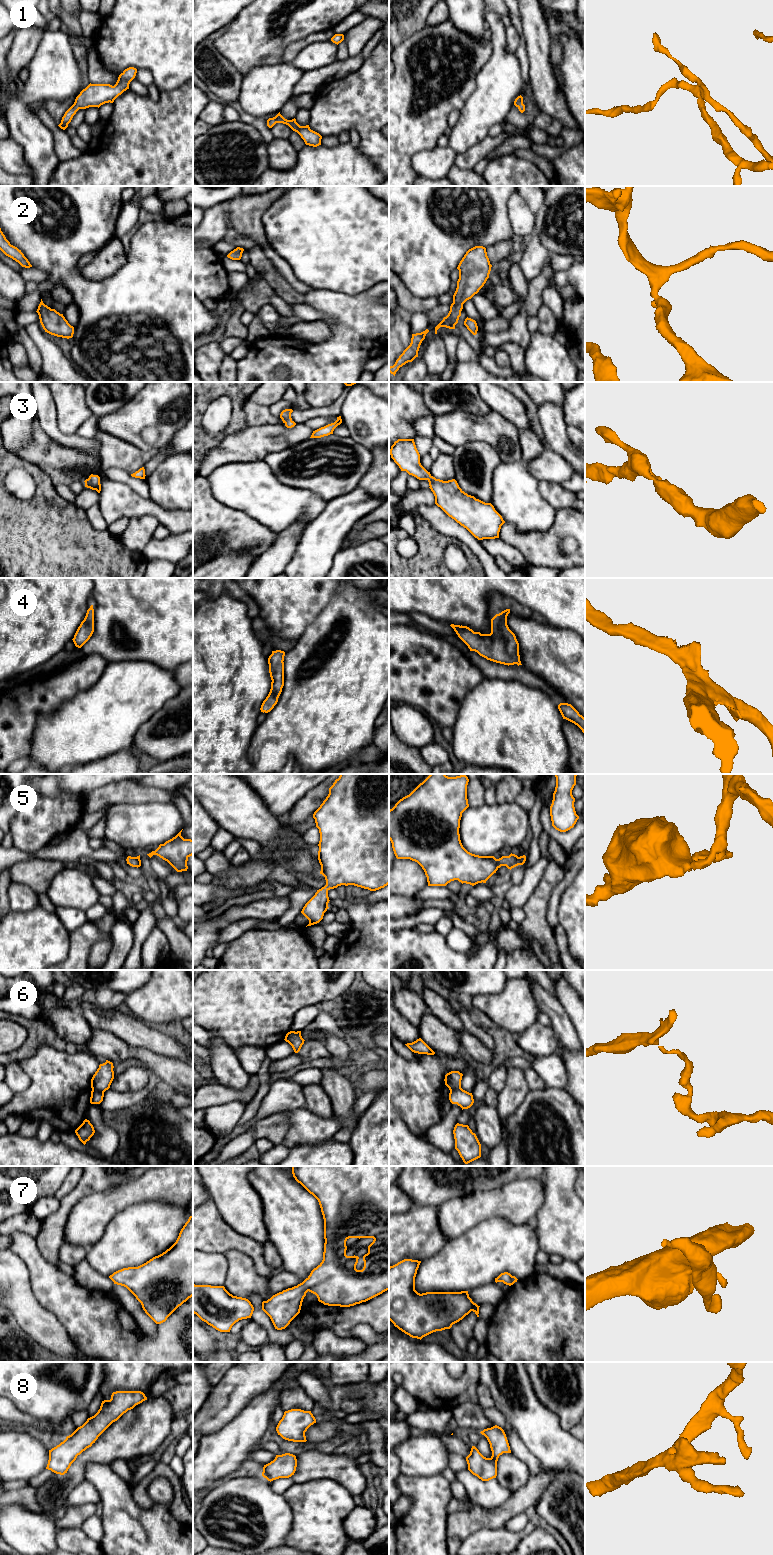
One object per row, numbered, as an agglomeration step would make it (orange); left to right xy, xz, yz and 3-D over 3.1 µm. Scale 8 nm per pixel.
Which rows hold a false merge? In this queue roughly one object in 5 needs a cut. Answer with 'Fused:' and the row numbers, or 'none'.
Fused: 6

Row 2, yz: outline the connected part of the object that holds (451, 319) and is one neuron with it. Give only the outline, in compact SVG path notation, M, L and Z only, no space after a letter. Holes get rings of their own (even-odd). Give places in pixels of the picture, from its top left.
M475 246L466 252L457 267L459 279L450 311L435 327L435 334L440 327L455 329L455 325L461 316L463 304L484 286L489 278L491 267L485 247Z

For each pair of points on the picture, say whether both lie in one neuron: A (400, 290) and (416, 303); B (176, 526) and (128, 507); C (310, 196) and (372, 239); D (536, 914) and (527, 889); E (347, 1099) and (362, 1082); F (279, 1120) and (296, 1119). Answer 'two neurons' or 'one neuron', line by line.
A: one neuron
B: one neuron
C: one neuron
D: two neurons
E: two neurons
F: two neurons

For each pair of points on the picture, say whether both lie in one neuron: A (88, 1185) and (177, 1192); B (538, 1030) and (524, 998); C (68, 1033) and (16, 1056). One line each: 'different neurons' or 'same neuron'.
A: different neurons
B: different neurons
C: different neurons

